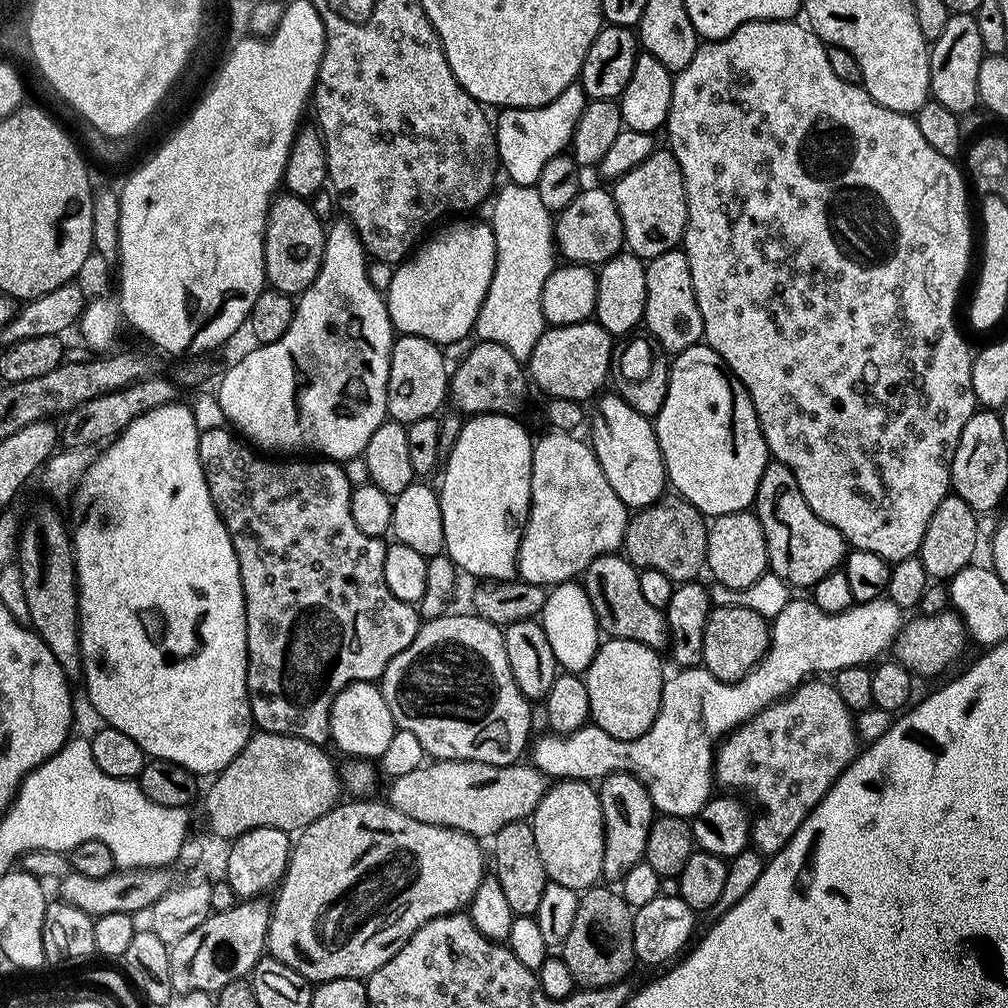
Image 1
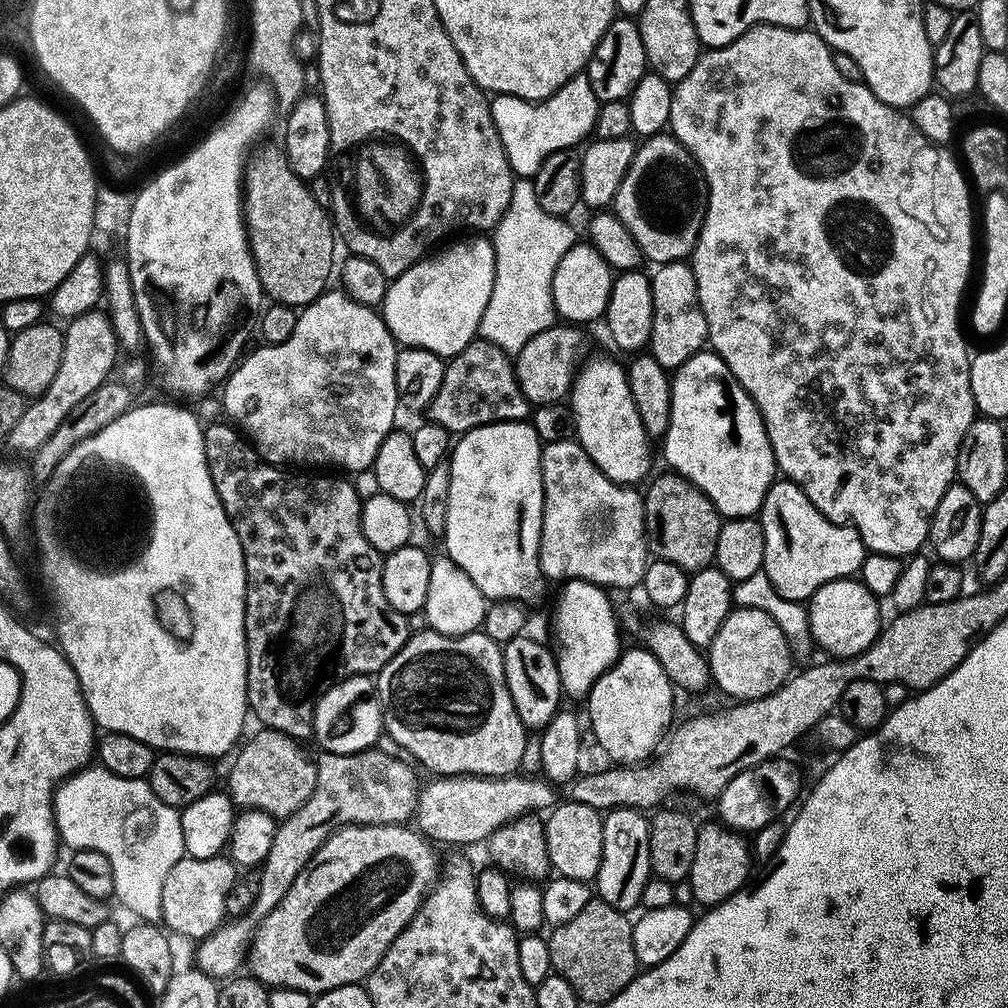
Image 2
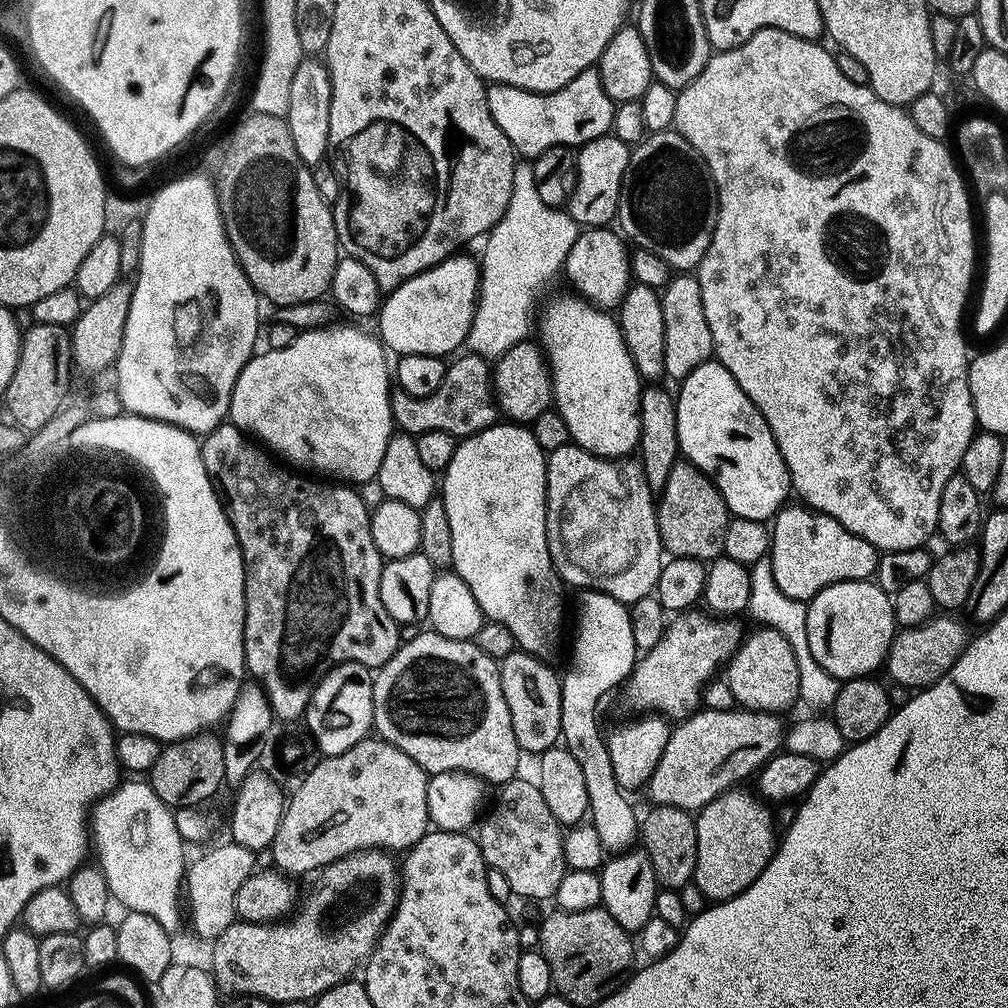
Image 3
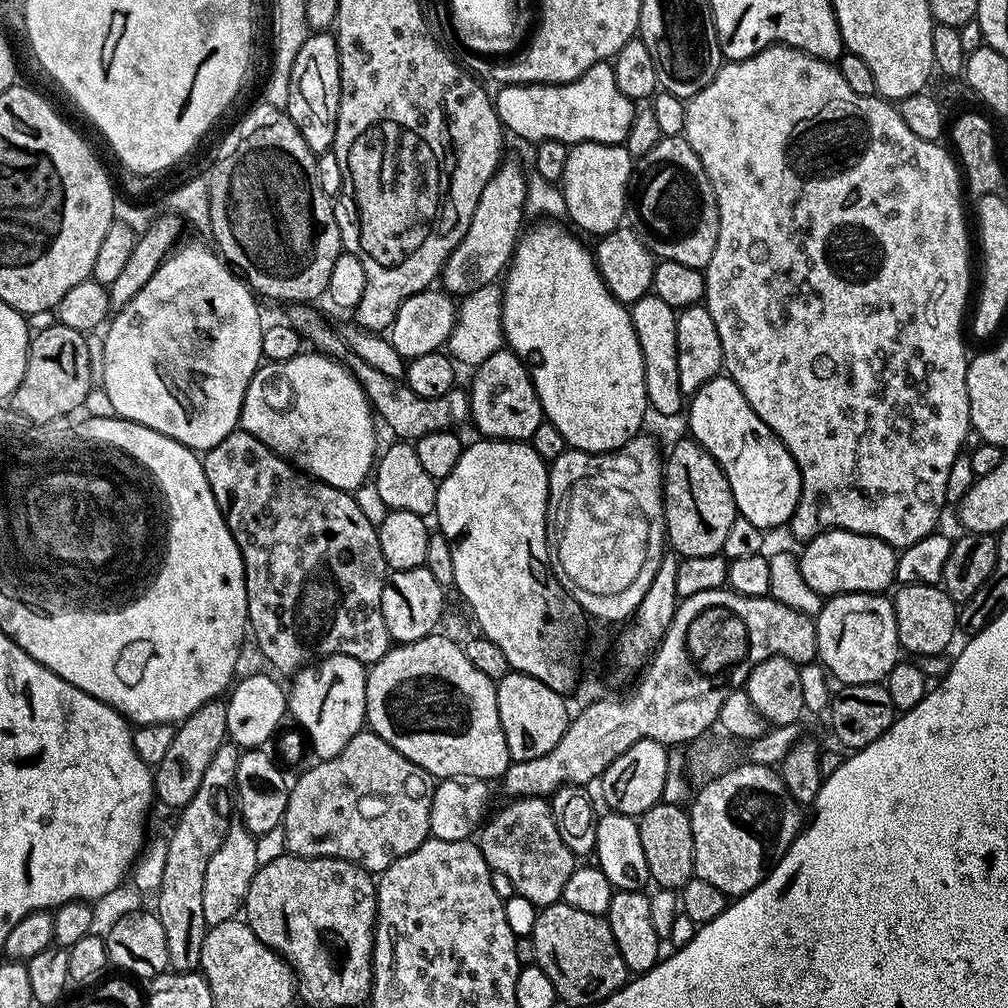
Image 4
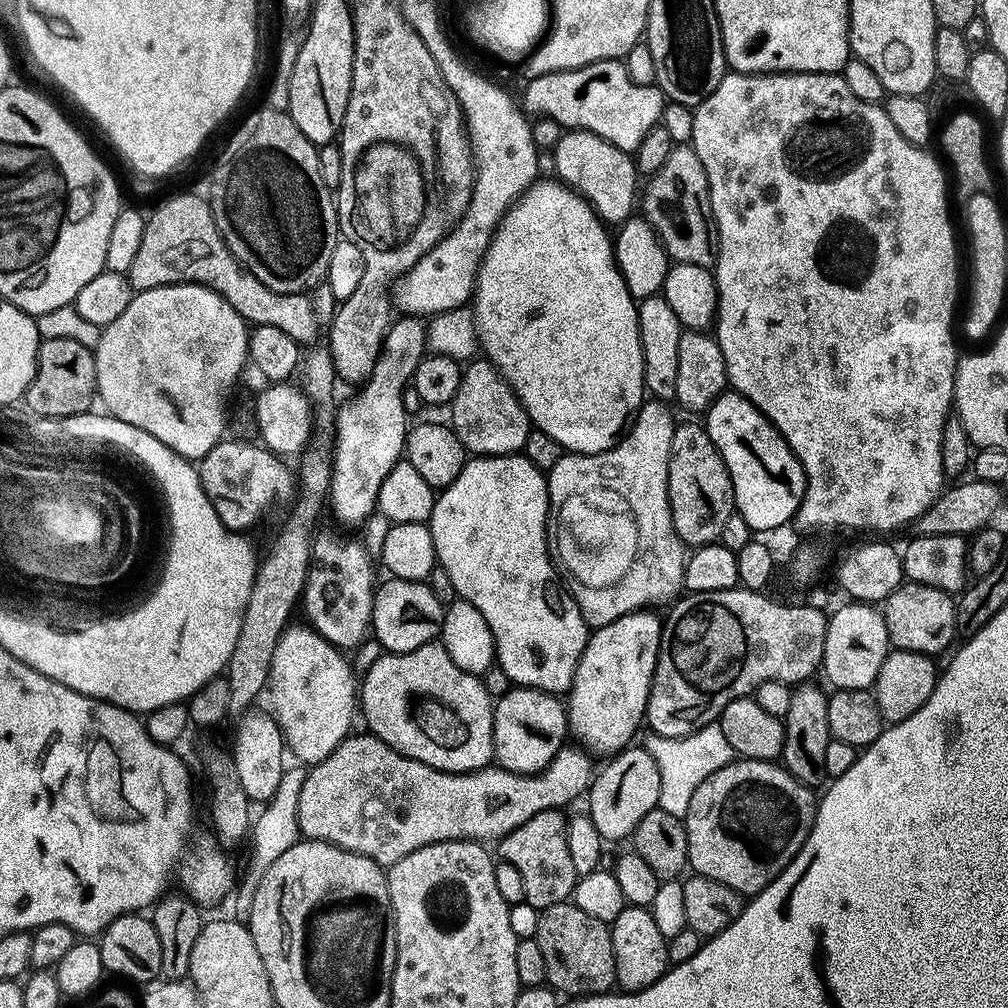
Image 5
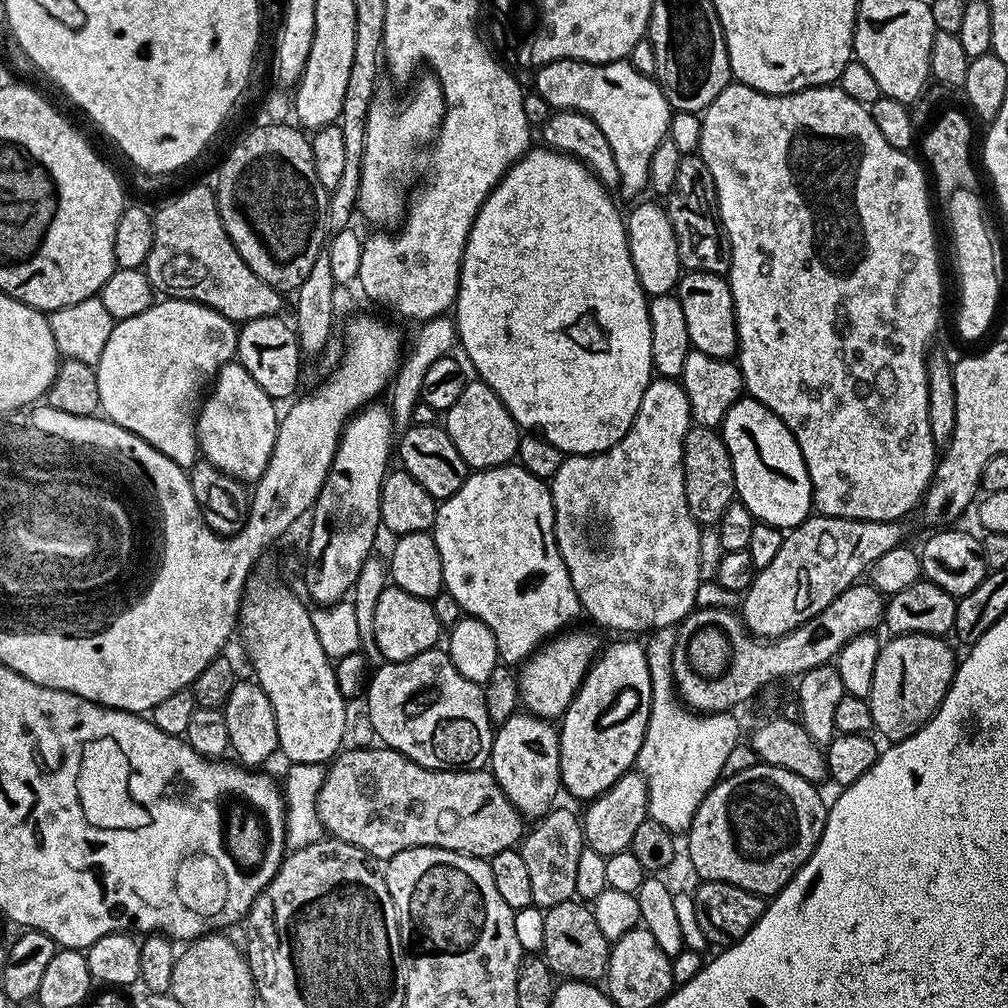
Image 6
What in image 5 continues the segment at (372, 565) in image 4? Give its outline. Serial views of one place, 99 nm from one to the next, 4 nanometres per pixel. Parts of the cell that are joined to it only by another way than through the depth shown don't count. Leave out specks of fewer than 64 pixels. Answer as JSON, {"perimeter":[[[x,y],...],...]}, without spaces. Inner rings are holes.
{"perimeter":[[[220,439],[199,460],[200,485],[220,521],[230,529],[244,529],[250,527],[275,501],[288,499],[288,502],[295,495],[296,478],[293,469],[288,469],[284,465],[287,463],[277,453],[268,451],[259,443],[228,439]],[[336,532],[315,533],[312,541],[311,563],[314,565],[308,571],[302,597],[302,610],[307,627],[316,631],[324,640],[336,645],[341,650],[356,648],[364,640],[364,635],[369,635],[372,626],[372,599],[376,596],[378,579],[372,569],[374,557],[359,539],[351,540],[348,536],[339,536]]]}

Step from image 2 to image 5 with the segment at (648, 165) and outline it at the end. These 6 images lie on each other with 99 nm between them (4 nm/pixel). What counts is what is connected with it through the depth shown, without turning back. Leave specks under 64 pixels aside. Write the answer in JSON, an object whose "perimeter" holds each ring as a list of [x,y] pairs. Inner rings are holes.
{"perimeter":[[[690,146],[673,147],[662,168],[642,188],[642,215],[655,230],[673,261],[711,269],[716,263],[718,237],[714,231],[710,186],[698,154]]]}

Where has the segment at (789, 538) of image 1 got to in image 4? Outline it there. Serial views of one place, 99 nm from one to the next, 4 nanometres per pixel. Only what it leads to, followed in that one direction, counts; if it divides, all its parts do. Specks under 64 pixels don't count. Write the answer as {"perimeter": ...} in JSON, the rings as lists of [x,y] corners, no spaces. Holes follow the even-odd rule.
{"perimeter":[[[830,528],[827,532],[818,534],[814,539],[807,541],[804,548],[798,552],[798,561],[802,578],[811,590],[823,598],[842,595],[846,592],[887,593],[888,587],[896,584],[897,549],[891,548],[882,538],[874,538],[857,532],[847,532],[844,528]]]}

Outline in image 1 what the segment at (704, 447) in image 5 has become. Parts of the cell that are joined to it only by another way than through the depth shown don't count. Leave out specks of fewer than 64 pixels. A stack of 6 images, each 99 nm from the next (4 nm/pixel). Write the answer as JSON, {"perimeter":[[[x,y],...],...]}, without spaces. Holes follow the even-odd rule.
{"perimeter":[[[661,498],[651,508],[643,509],[637,520],[636,517],[629,519],[622,548],[637,569],[661,571],[673,582],[692,582],[699,577],[696,575],[700,568],[702,572],[708,558],[709,525],[704,513],[698,511],[689,500],[668,499]]]}

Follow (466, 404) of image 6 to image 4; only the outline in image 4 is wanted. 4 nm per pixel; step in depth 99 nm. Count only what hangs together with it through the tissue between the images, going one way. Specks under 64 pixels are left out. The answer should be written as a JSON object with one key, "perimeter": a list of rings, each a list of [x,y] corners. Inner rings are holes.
{"perimeter":[[[505,346],[500,348],[486,362],[475,365],[472,388],[467,389],[470,424],[477,428],[481,437],[489,440],[531,441],[534,430],[546,418],[532,374],[517,352]]]}

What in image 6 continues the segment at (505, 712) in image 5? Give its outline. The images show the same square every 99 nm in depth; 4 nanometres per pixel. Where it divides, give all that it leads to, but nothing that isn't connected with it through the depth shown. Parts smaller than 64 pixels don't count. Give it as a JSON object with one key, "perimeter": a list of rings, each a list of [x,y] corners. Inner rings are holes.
{"perimeter":[[[524,710],[517,711],[507,722],[495,729],[490,771],[521,816],[532,822],[540,820],[553,809],[557,803],[556,795],[561,795],[562,792],[560,733],[557,725],[551,719],[533,716]]]}

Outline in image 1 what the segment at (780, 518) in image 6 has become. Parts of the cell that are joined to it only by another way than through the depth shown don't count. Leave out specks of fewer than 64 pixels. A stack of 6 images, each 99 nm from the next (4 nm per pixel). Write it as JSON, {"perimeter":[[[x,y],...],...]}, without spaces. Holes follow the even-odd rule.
{"perimeter":[[[706,342],[675,353],[668,370],[666,402],[662,402],[662,410],[654,417],[654,427],[664,455],[667,483],[671,487],[673,484],[680,491],[677,493],[689,500],[705,517],[742,512],[755,505],[760,479],[770,463],[768,443],[764,441],[748,391],[725,371],[720,357]]]}

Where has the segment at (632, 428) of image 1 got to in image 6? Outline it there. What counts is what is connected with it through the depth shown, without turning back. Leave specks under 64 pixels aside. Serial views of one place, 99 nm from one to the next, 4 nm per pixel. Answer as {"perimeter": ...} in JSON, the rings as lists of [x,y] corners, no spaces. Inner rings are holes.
{"perimeter":[[[532,146],[532,147],[529,147],[529,149],[528,149],[528,151],[527,151],[527,152],[525,152],[525,154],[524,154],[524,156],[523,156],[523,158],[521,158],[521,160],[518,160],[518,161],[516,161],[516,163],[515,163],[515,164],[513,164],[513,165],[512,165],[512,167],[511,167],[511,168],[509,168],[509,170],[508,170],[508,172],[507,172],[507,173],[506,173],[506,174],[505,174],[505,175],[504,175],[504,177],[503,177],[503,178],[501,178],[501,180],[499,180],[499,182],[498,182],[498,183],[496,183],[496,185],[495,185],[495,186],[494,186],[494,190],[493,190],[493,191],[492,191],[492,192],[491,192],[491,193],[490,193],[490,195],[488,195],[488,197],[487,197],[487,198],[486,198],[486,200],[485,200],[485,201],[484,201],[484,202],[482,202],[482,206],[481,206],[481,207],[480,207],[480,209],[479,209],[479,210],[478,210],[478,214],[477,214],[477,215],[476,215],[476,217],[475,217],[475,218],[474,218],[474,224],[473,224],[473,225],[472,225],[472,226],[470,226],[470,234],[469,234],[469,235],[468,235],[468,237],[467,237],[467,238],[466,238],[466,246],[465,246],[465,247],[464,247],[464,257],[463,257],[463,258],[462,258],[462,266],[461,266],[461,267],[460,267],[460,281],[459,281],[459,282],[458,282],[458,294],[457,294],[457,295],[456,295],[456,302],[455,302],[455,305],[454,305],[454,319],[455,319],[455,321],[456,321],[456,334],[457,334],[457,337],[458,337],[458,344],[459,344],[459,347],[460,347],[460,348],[461,348],[461,349],[462,349],[462,348],[463,348],[463,347],[464,347],[464,352],[465,352],[465,354],[466,354],[466,355],[468,355],[468,360],[469,360],[469,361],[468,361],[468,360],[467,360],[467,363],[468,363],[468,364],[469,364],[469,365],[470,365],[470,368],[471,368],[471,364],[470,364],[470,363],[472,363],[472,368],[473,368],[473,370],[474,370],[474,371],[476,371],[476,372],[473,372],[473,373],[475,373],[475,375],[476,375],[476,376],[477,376],[477,377],[479,377],[479,379],[481,379],[481,380],[484,380],[484,381],[485,381],[485,382],[486,382],[486,386],[490,386],[490,390],[494,390],[494,394],[498,394],[498,398],[502,398],[502,402],[503,402],[503,403],[504,403],[504,405],[505,405],[505,406],[506,406],[506,410],[510,410],[510,414],[511,414],[511,415],[512,415],[512,417],[513,417],[513,418],[514,418],[514,422],[515,422],[515,423],[516,423],[516,424],[519,424],[519,425],[520,425],[520,427],[521,427],[521,429],[524,429],[524,430],[527,430],[527,431],[528,431],[528,432],[529,432],[529,433],[532,433],[532,434],[535,434],[535,435],[537,435],[537,436],[541,436],[541,437],[542,437],[542,438],[543,438],[543,439],[544,439],[544,440],[545,440],[545,441],[546,441],[546,442],[550,442],[550,443],[551,443],[551,444],[553,444],[553,445],[554,445],[554,446],[558,446],[558,450],[559,450],[559,451],[560,451],[560,452],[562,452],[562,453],[565,453],[565,454],[571,454],[571,455],[573,455],[573,456],[593,456],[593,454],[595,454],[595,452],[605,452],[605,451],[606,451],[606,450],[607,450],[607,448],[609,448],[609,447],[610,447],[610,446],[614,446],[614,445],[615,445],[615,444],[616,444],[616,443],[617,443],[617,442],[619,442],[619,441],[620,441],[620,440],[621,440],[621,438],[623,438],[623,436],[624,436],[624,435],[625,435],[625,434],[626,434],[626,430],[630,430],[630,426],[631,426],[631,425],[632,425],[632,423],[633,423],[633,422],[634,422],[634,414],[638,414],[638,402],[642,402],[642,394],[643,394],[643,393],[644,393],[644,391],[645,391],[645,390],[646,390],[646,386],[647,386],[647,385],[648,385],[648,383],[649,383],[649,382],[650,382],[650,381],[651,381],[651,380],[652,380],[652,379],[654,379],[654,369],[653,369],[653,366],[652,366],[652,351],[651,351],[651,350],[650,350],[650,318],[649,318],[649,317],[648,317],[648,301],[649,301],[649,297],[647,297],[647,296],[645,296],[645,295],[644,295],[644,291],[643,291],[643,290],[642,290],[642,286],[641,286],[641,285],[640,285],[640,283],[639,283],[639,282],[638,282],[638,274],[634,274],[634,262],[630,262],[630,246],[629,246],[629,245],[628,245],[628,229],[627,229],[627,227],[626,227],[626,220],[625,220],[625,217],[624,217],[624,216],[623,216],[623,215],[622,215],[622,212],[621,212],[621,216],[620,216],[620,212],[619,212],[619,210],[618,210],[618,209],[616,209],[616,204],[615,204],[615,202],[614,202],[614,201],[612,201],[612,196],[611,196],[611,194],[610,194],[610,193],[608,193],[608,192],[611,192],[611,191],[609,191],[609,189],[608,189],[608,188],[607,188],[607,187],[605,187],[605,185],[603,185],[603,184],[601,184],[601,182],[600,182],[600,179],[599,179],[599,178],[598,178],[598,177],[596,177],[596,176],[595,176],[595,175],[594,175],[594,174],[593,174],[593,172],[592,172],[592,171],[591,171],[591,170],[589,170],[589,168],[588,168],[588,167],[587,167],[587,166],[586,166],[586,165],[584,165],[584,164],[583,164],[583,163],[582,163],[582,162],[581,162],[581,161],[580,161],[580,160],[578,160],[578,159],[576,159],[576,157],[574,157],[574,156],[566,156],[566,155],[564,155],[564,153],[563,153],[563,152],[557,152],[557,151],[555,151],[555,150],[553,150],[553,149],[551,149],[551,148],[549,148],[549,147],[547,147],[547,146],[539,146],[539,147],[540,147],[540,148],[536,148],[536,147],[537,147],[537,146]]]}

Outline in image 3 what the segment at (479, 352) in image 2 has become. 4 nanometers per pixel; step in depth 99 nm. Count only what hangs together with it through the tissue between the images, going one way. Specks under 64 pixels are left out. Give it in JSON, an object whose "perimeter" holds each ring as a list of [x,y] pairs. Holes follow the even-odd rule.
{"perimeter":[[[465,353],[445,369],[443,384],[426,398],[406,394],[399,388],[392,391],[391,414],[393,423],[405,435],[420,435],[431,430],[446,430],[452,436],[475,436],[490,428],[498,418],[495,395],[492,390],[491,367],[476,353]]]}

